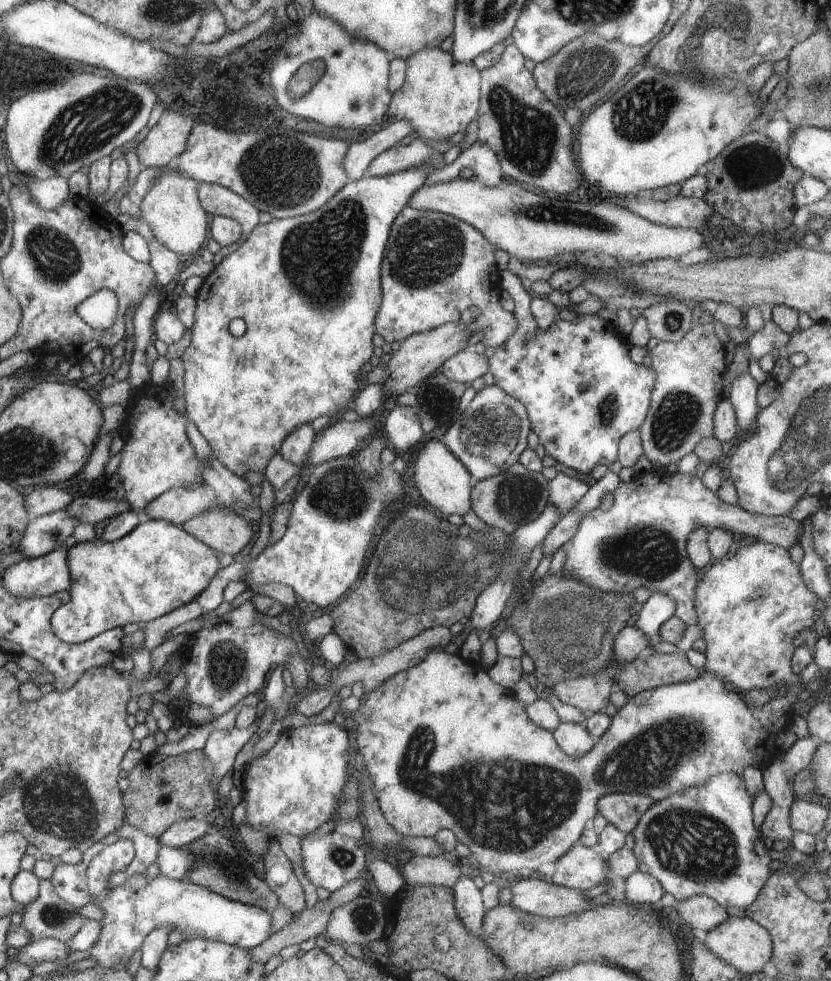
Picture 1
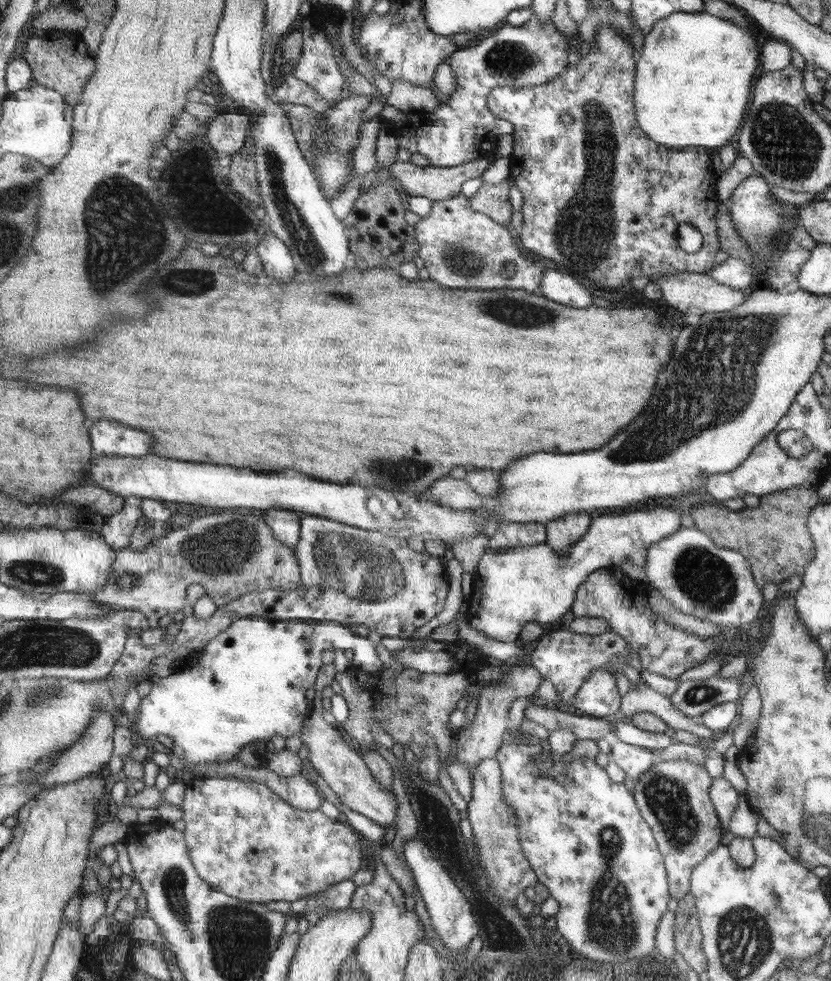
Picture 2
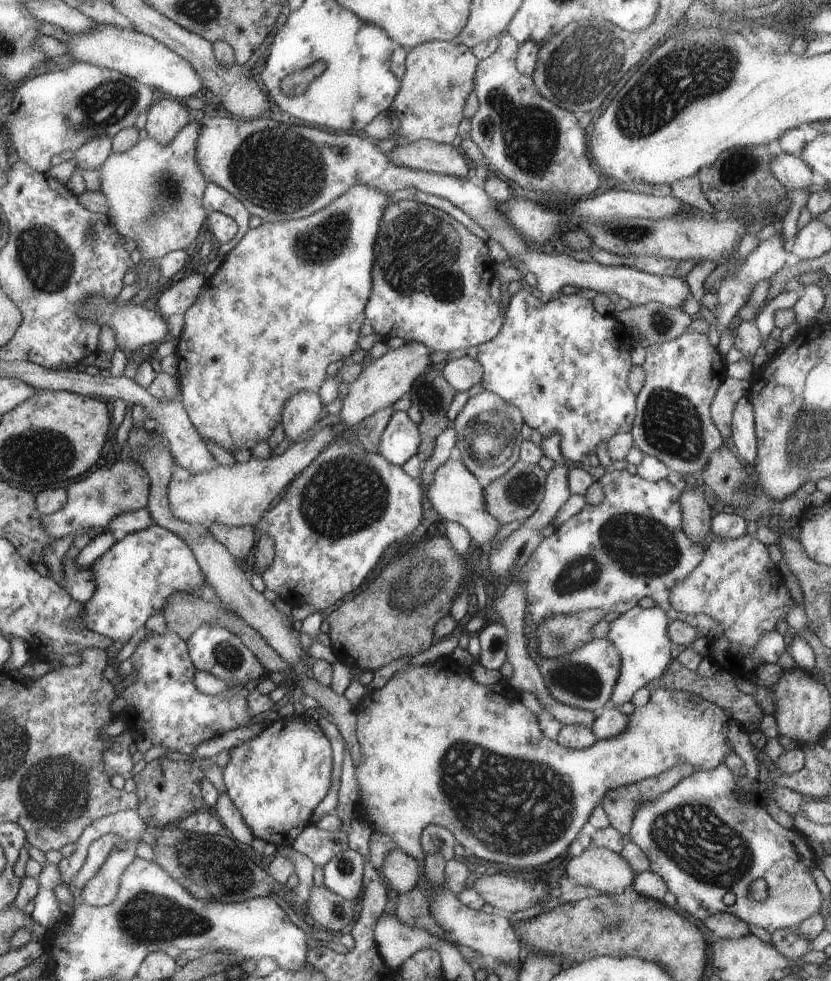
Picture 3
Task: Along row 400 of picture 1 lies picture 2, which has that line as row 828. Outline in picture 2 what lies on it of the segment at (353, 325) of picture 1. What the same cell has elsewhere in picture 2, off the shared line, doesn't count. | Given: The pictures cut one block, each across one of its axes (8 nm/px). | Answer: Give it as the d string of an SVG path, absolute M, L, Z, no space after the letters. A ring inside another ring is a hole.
M199 777L188 782L185 795L182 801L181 809L184 811L183 819L185 828L185 841L189 847L189 854L192 858L193 865L196 867L198 874L201 875L210 886L219 891L232 895L248 902L262 903L272 902L272 900L285 900L292 902L299 898L307 897L312 899L316 893L326 890L331 884L342 882L342 880L351 879L357 870L362 866L362 846L360 846L360 836L356 834L354 827L350 828L343 819L332 820L328 818L320 809L318 810L300 810L280 798L265 783L254 782L249 779L236 779L234 777Z

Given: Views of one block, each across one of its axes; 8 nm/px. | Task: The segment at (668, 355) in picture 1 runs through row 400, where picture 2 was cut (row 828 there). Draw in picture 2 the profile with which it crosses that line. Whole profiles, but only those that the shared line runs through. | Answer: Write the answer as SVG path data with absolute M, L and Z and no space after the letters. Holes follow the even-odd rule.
M677 759L656 762L634 780L634 798L663 856L669 896L678 901L691 892L695 867L721 845L721 822L709 795L712 779L703 766L689 759Z

